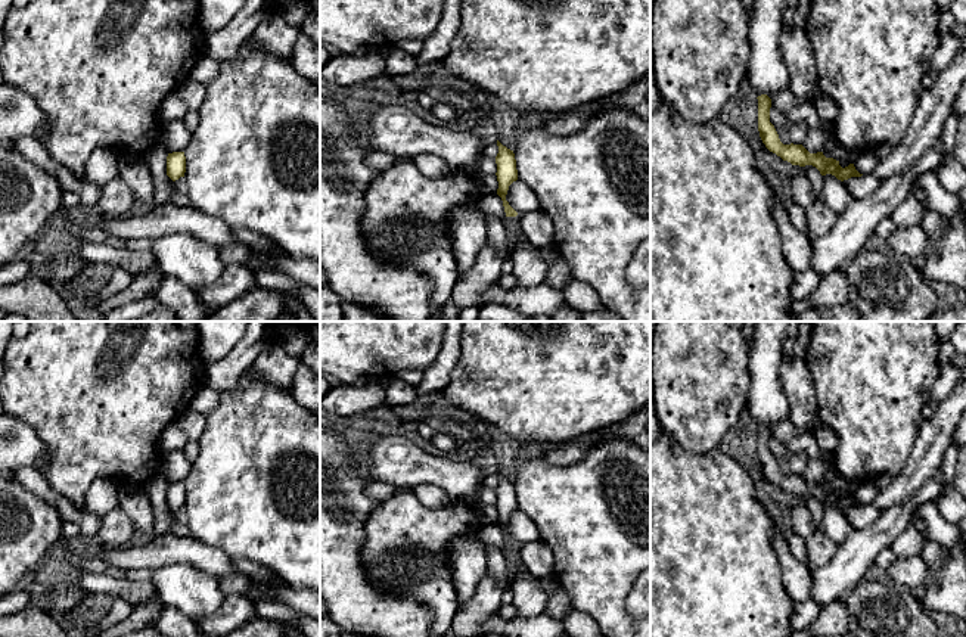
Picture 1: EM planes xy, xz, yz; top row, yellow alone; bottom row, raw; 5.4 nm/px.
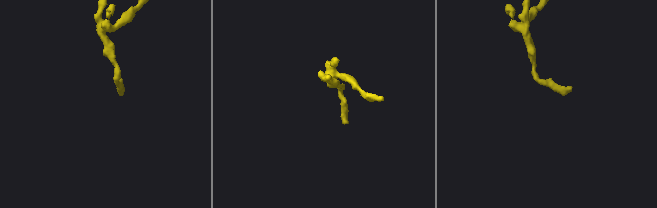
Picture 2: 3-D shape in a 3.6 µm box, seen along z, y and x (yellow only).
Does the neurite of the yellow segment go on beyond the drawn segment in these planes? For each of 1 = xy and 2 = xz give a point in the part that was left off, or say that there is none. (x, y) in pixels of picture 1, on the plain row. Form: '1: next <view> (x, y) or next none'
1: next none
2: next xz (512, 558)

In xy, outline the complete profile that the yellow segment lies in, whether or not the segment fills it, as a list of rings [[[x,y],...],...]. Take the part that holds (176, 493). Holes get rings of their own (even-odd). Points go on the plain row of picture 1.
[[[173,482],[167,487],[167,506],[176,512],[184,507],[186,503],[186,487],[184,482]]]

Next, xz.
[[[498,470],[497,476],[498,476],[498,484],[496,487],[497,494],[496,506],[498,512],[497,525],[503,531],[504,543],[507,547],[504,550],[504,560],[506,560],[507,579],[512,582],[515,579],[516,569],[522,565],[519,556],[521,546],[509,535],[509,532],[506,531],[506,525],[509,516],[518,510],[518,500],[513,481],[503,476]]]

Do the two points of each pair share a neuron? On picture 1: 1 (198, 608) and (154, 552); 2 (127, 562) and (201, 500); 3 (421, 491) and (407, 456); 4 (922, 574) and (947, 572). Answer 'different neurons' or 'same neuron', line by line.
1: different neurons
2: different neurons
3: different neurons
4: different neurons

